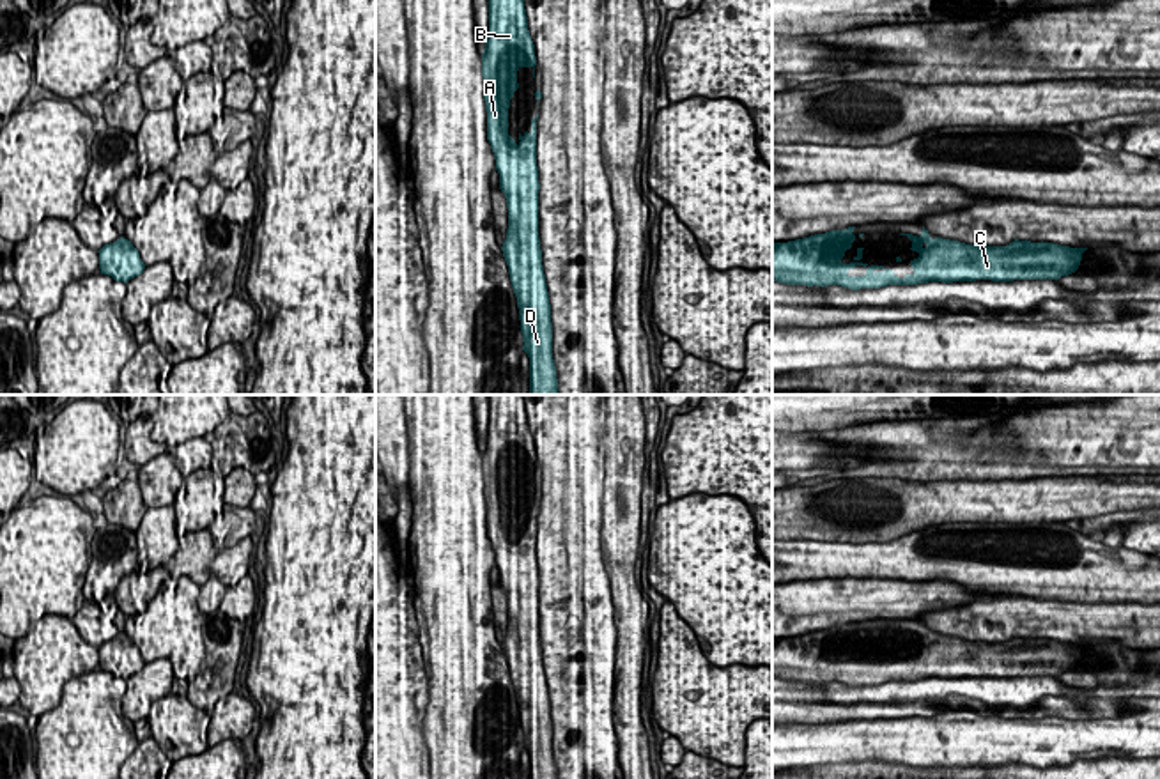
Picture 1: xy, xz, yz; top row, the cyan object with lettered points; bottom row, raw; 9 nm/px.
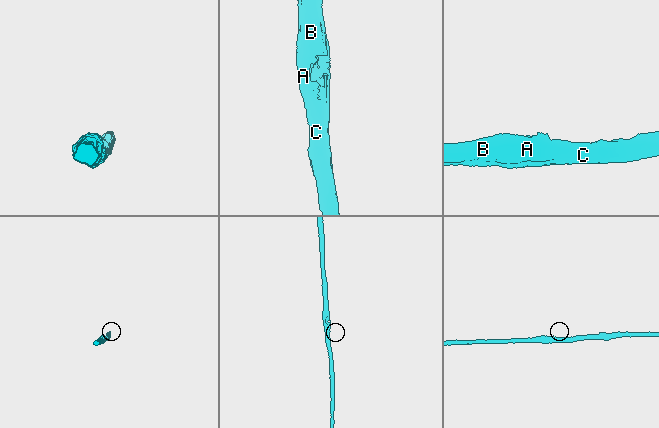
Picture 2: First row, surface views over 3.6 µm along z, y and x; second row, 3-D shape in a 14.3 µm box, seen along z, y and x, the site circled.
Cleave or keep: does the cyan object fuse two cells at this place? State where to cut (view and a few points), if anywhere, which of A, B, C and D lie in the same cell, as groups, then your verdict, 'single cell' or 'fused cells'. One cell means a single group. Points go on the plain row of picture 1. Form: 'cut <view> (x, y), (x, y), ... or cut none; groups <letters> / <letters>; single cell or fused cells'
cut none; groups A B C D; single cell

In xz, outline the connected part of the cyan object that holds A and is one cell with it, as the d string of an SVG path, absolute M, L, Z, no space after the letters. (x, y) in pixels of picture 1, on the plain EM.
M489 395L489 432L482 450L483 496L487 506L487 536L494 549L499 570L499 586L505 590L508 605L507 636L501 643L508 662L514 690L517 694L522 747L530 754L530 779L558 779L553 756L553 719L549 689L542 662L538 634L538 563L537 563L537 517L531 515L531 528L521 531L519 540L508 531L508 505L514 489L519 485L517 467L531 464L535 474L535 441L528 427L524 395Z

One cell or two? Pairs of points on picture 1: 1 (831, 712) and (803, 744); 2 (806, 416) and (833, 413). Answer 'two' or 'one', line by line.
1: two
2: one

